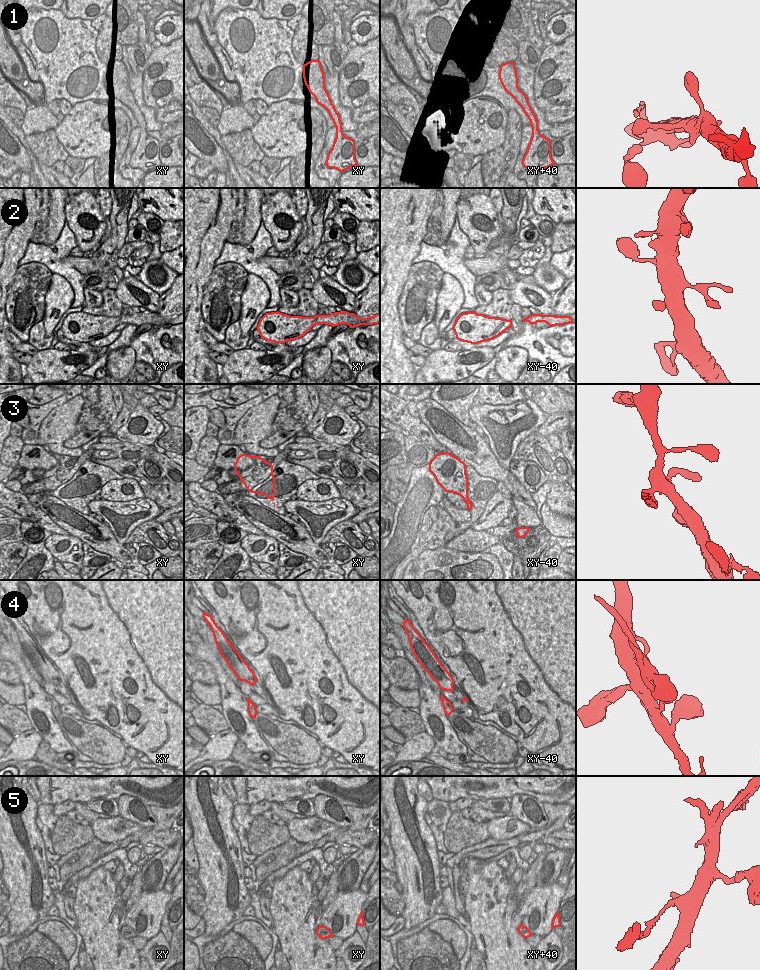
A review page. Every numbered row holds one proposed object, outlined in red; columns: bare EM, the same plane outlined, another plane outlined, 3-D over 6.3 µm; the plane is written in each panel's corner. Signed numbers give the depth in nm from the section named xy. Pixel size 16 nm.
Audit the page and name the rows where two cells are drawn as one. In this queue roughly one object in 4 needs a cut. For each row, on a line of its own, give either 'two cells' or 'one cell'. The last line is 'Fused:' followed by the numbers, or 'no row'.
1: one cell
2: one cell
3: one cell
4: two cells
5: one cell
Fused: 4

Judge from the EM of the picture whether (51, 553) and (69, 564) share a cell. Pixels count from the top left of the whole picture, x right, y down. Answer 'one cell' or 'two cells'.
one cell

